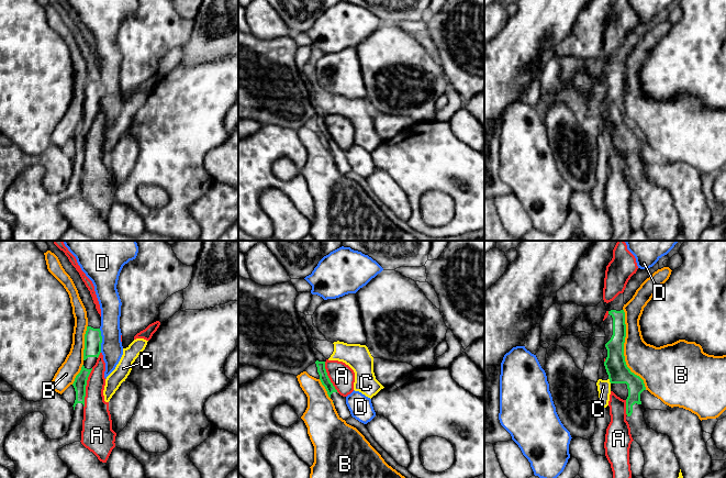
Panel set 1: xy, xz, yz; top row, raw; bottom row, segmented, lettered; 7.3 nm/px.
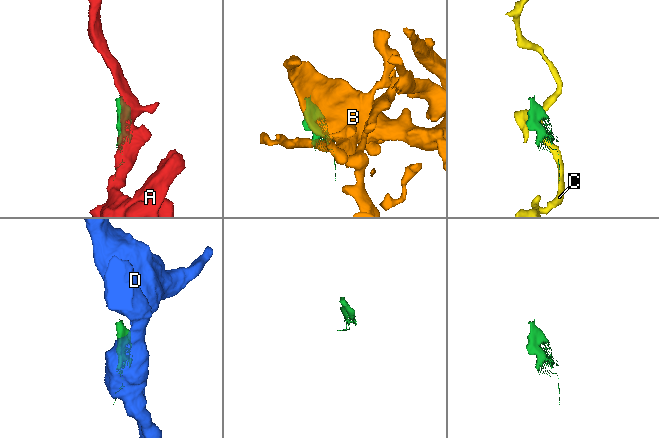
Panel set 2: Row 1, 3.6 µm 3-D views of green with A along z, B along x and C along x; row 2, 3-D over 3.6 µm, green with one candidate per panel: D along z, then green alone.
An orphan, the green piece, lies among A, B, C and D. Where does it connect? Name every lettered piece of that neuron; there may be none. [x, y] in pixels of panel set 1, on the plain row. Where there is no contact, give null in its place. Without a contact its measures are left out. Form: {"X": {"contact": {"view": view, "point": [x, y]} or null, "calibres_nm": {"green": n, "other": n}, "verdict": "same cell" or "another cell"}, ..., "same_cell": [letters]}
{"A": {"contact": {"view": "xy", "point": [85, 142]}, "calibres_nm": {"green": 100, "other": 200}, "verdict": "another cell"}, "B": {"contact": {"view": "yz", "point": [623, 104]}, "calibres_nm": {"green": 160, "other": 280}, "verdict": "another cell"}, "C": {"contact": {"view": "yz", "point": [610, 134]}, "calibres_nm": {"green": 160, "other": 100}, "verdict": "another cell"}, "D": {"contact": {"view": "xy", "point": [101, 95]}, "calibres_nm": {"green": 130, "other": 160}, "verdict": "another cell"}, "same_cell": []}

